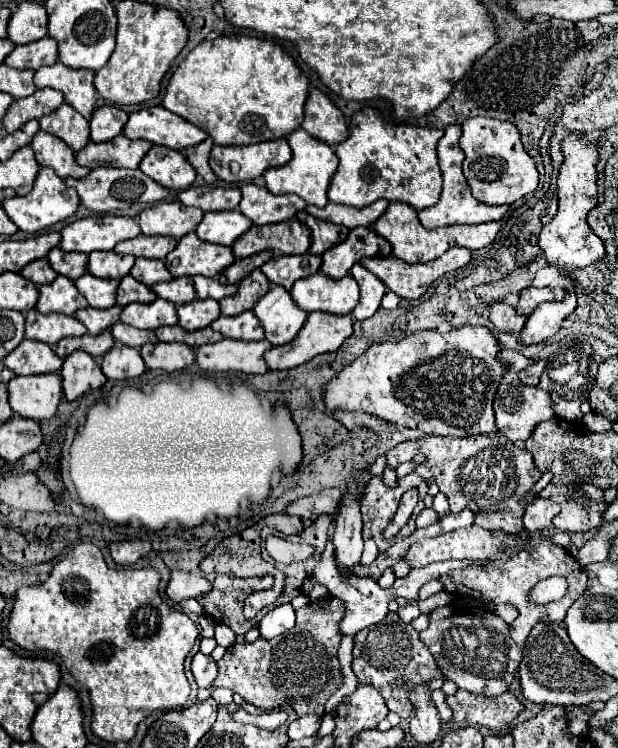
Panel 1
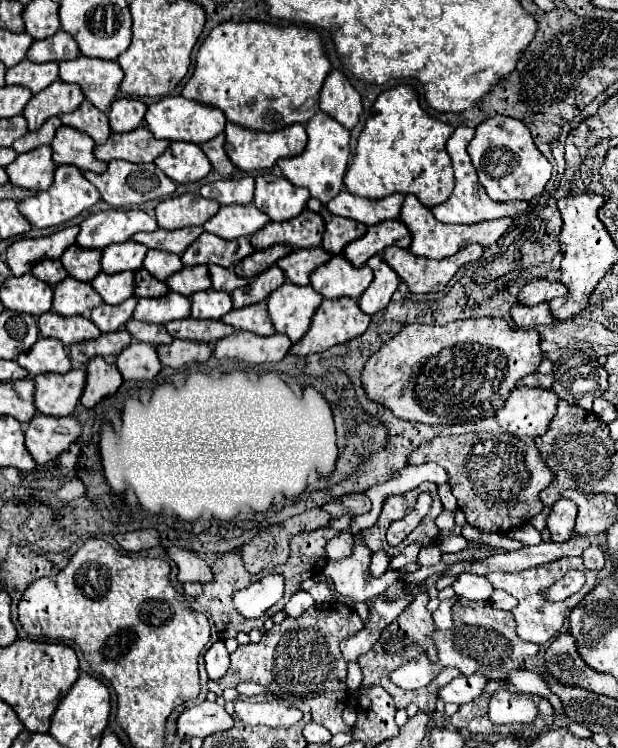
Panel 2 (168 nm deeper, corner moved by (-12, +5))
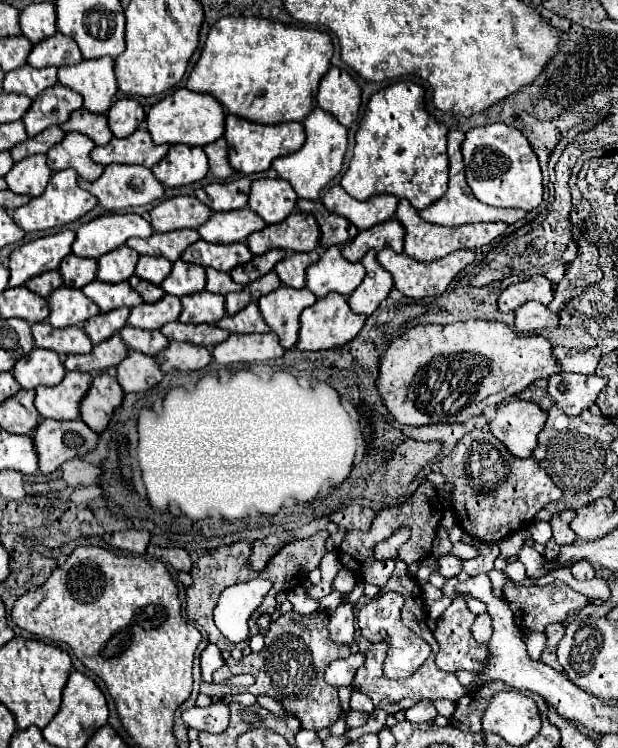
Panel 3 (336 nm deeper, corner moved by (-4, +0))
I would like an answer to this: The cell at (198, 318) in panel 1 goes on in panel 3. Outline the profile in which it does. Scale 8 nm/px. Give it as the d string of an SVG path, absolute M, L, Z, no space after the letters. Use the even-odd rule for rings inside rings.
M200 290L196 294L188 294L182 298L180 322L214 324L224 314L226 314L226 306L224 306L222 294L212 294L208 290Z

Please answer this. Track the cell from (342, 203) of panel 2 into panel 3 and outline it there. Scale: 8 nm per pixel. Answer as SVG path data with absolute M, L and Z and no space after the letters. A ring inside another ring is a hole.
M332 186L326 192L326 196L322 198L322 204L330 212L348 218L358 230L368 230L394 216L398 198L392 194L380 194L370 200L360 202L360 200L348 196L346 190L342 190L342 186Z

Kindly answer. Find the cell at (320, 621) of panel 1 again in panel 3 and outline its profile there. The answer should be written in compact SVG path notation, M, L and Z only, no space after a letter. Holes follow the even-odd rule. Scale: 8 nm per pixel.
M316 610L308 616L294 616L294 612L286 612L270 624L268 632L264 634L264 648L260 652L244 656L240 662L228 660L214 674L212 684L206 684L206 682L200 684L200 692L208 694L208 696L216 696L216 698L224 698L228 694L238 694L238 692L244 692L244 690L252 692L254 696L268 694L268 696L276 698L278 702L282 702L302 722L302 728L316 730L316 732L324 730L340 714L338 692L336 692L336 688L326 684L324 670L332 660L350 656L348 646L338 646L328 636L330 636L330 632L328 632L328 614L326 612ZM294 618L300 618L306 624L306 630L298 628L294 624ZM244 672L254 674L256 684L252 684L250 688L230 688L230 686L226 686L226 680L230 676L244 674Z

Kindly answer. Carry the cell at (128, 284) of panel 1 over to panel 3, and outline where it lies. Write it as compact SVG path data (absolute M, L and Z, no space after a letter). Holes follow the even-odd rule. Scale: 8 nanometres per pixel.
M132 276L128 280L128 284L142 296L144 302L158 302L162 296L164 296L164 290L160 286L154 286L152 282L148 280L140 280L138 276Z

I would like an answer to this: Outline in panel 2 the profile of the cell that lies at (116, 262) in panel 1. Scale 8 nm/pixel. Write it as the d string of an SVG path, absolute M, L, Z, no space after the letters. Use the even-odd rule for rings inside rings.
M124 241L120 245L108 245L102 251L102 271L104 273L120 273L120 271L136 271L142 267L146 247L136 241Z

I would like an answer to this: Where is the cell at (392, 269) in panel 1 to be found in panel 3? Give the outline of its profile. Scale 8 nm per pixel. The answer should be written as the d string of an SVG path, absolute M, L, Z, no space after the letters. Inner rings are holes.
M380 250L378 252L378 262L382 268L386 268L392 278L394 278L394 288L398 288L404 296L410 298L426 298L442 294L448 288L448 284L454 280L454 276L468 266L474 260L474 252L472 250L456 250L452 254L448 254L446 258L440 260L432 260L432 262L418 262L414 258L410 258L408 254L396 254L394 250Z

